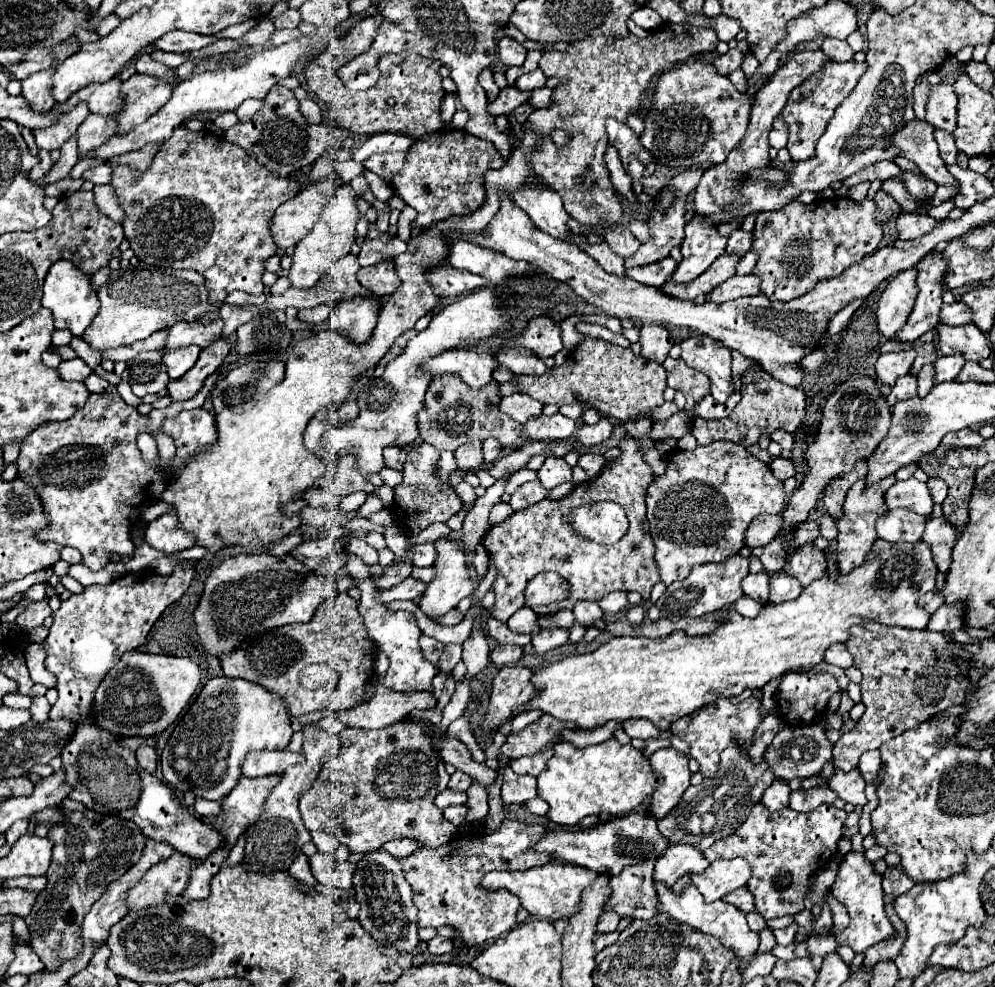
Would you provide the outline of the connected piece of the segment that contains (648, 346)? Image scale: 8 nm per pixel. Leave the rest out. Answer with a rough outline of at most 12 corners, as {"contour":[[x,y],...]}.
{"contour":[[660,324],[640,328],[642,356],[664,362],[674,338]]}

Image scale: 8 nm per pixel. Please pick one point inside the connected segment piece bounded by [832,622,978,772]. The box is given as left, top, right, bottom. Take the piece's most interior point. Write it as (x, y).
(909, 675)

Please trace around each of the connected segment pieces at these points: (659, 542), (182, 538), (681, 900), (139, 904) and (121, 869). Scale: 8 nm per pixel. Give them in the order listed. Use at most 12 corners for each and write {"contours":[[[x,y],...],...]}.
{"contours":[[[726,440],[648,486],[664,584],[740,552],[784,486]],[[174,508],[148,522],[146,542],[166,554],[194,546]],[[658,884],[660,912],[752,960],[760,938],[746,914],[696,886]],[[172,854],[128,892],[130,910],[182,894],[200,860]],[[34,814],[52,828],[48,884],[24,918],[48,970],[80,950],[80,922],[142,856],[134,822]]]}

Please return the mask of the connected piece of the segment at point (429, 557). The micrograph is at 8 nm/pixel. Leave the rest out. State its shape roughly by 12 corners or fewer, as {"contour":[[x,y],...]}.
{"contour":[[414,544],[414,566],[426,568],[436,558],[434,544]]}

